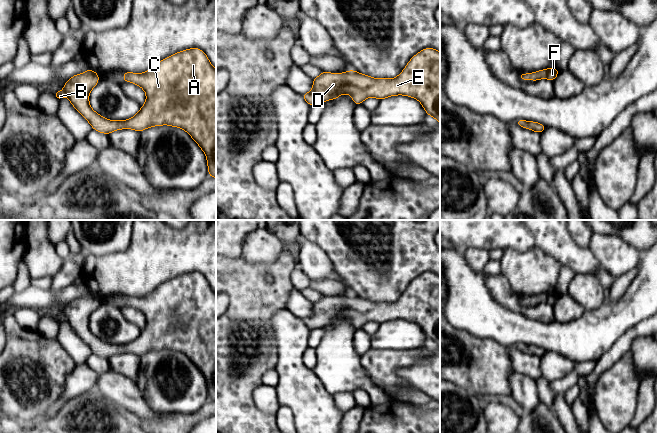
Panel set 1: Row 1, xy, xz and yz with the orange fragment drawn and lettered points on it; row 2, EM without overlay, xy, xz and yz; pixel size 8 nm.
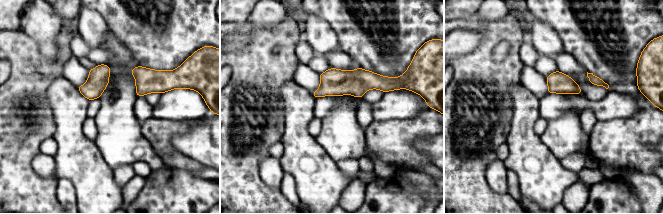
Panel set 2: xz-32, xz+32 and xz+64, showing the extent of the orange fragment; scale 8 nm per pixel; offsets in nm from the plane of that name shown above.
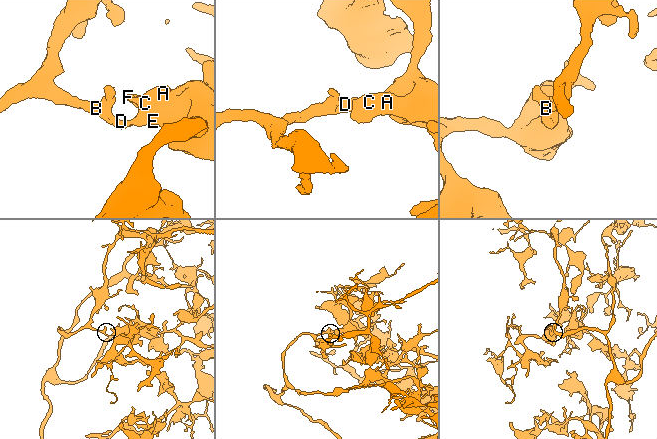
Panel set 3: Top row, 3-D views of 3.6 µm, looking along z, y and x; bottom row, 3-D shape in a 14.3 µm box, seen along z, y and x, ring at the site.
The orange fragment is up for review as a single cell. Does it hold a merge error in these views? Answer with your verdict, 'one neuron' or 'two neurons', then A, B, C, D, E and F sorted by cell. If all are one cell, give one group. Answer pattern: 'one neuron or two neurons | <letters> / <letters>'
one neuron | A B C D E F

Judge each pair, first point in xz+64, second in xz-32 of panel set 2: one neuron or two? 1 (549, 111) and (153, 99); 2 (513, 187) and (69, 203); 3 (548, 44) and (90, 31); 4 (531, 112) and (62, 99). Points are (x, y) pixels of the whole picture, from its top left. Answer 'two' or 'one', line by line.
1: two
2: one
3: one
4: one

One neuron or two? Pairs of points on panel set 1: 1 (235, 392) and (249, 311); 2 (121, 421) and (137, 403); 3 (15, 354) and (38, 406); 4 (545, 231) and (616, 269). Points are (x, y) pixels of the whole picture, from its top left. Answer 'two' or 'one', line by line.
1: one
2: two
3: one
4: two

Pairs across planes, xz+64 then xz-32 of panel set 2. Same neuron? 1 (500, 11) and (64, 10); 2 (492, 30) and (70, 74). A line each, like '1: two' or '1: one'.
1: two
2: two

